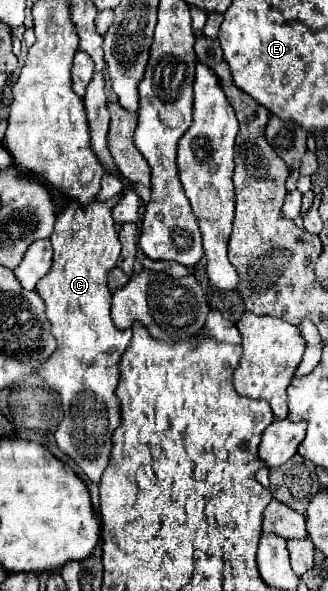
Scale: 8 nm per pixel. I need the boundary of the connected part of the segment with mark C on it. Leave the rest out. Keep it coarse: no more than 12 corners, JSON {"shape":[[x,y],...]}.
{"shape":[[121,195],[71,201],[37,283],[57,339],[57,447],[99,483],[119,427],[107,273]]}

